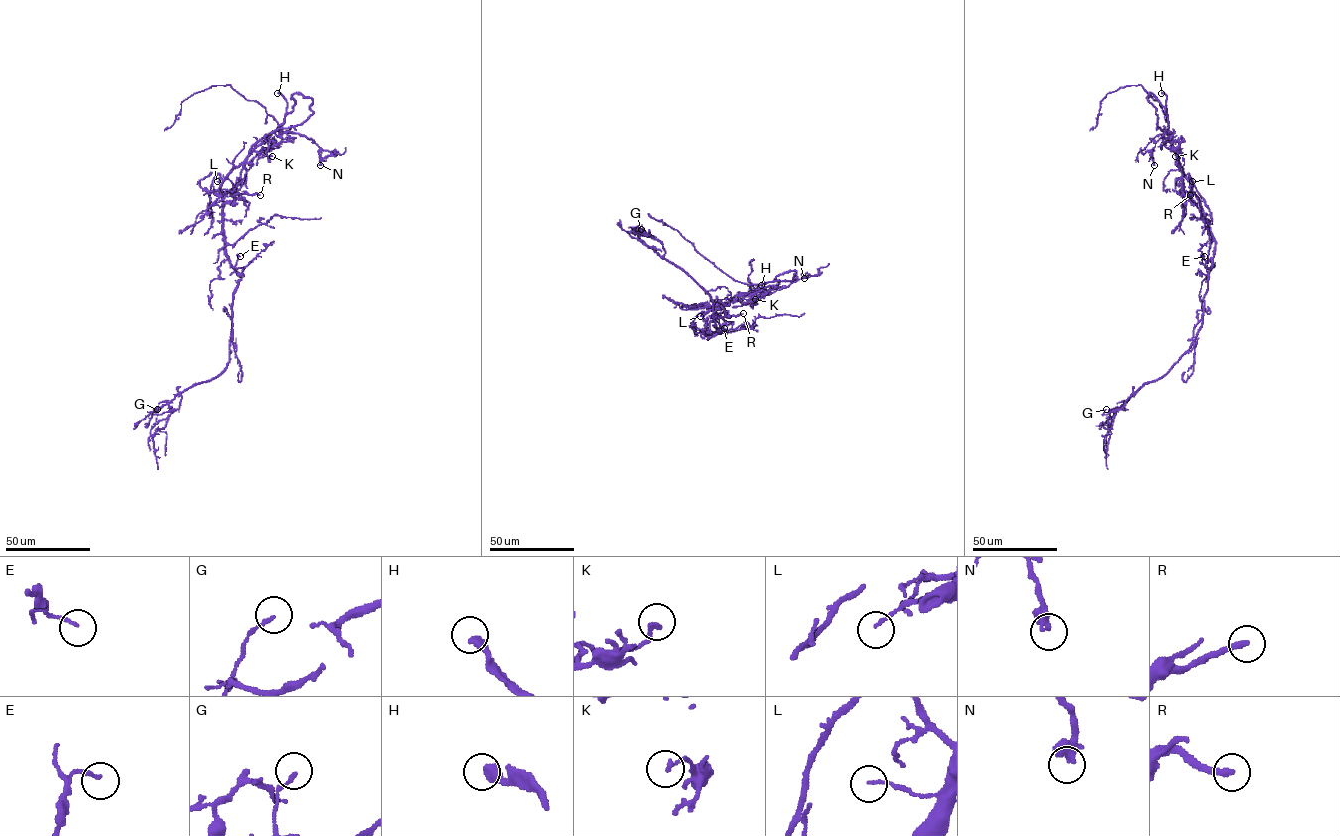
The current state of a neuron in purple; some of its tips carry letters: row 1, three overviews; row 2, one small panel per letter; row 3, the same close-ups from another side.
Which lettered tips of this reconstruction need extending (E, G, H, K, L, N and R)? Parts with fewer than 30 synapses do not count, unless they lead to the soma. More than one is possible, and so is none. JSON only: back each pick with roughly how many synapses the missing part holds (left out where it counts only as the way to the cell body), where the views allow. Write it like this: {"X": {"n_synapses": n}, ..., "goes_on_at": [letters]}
{"R": {"n_synapses": 30}, "goes_on_at": ["H", "R"]}

